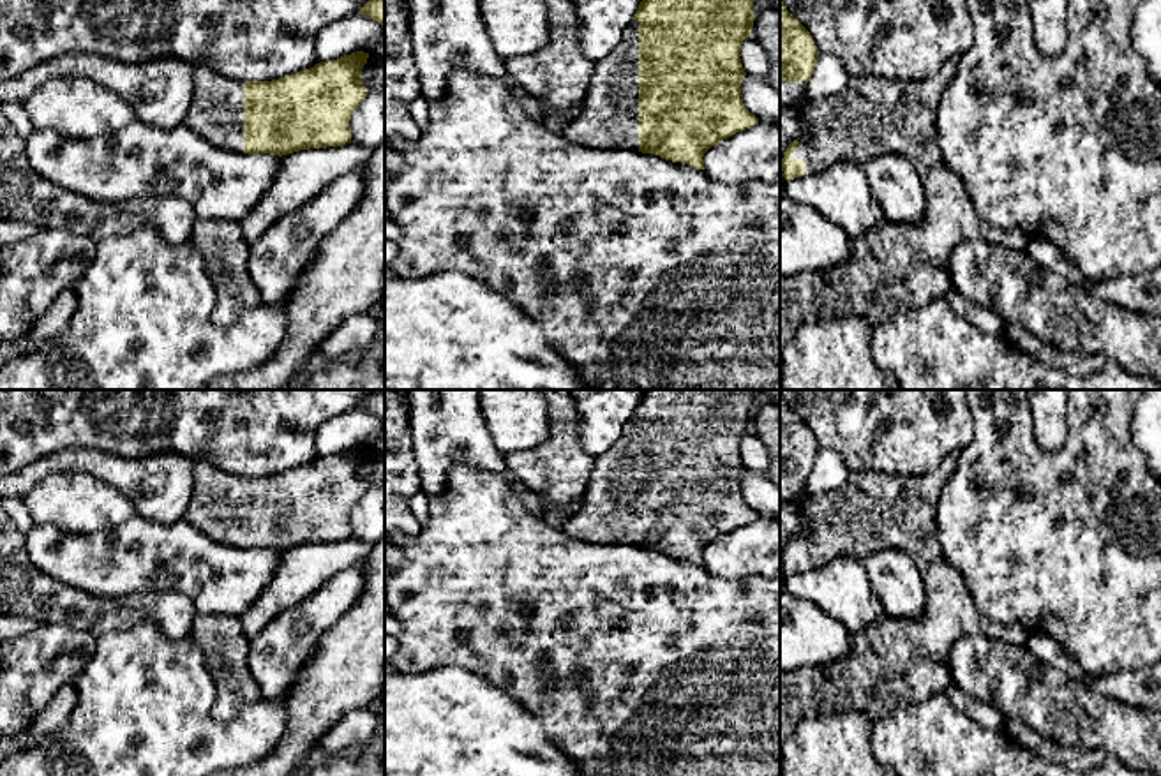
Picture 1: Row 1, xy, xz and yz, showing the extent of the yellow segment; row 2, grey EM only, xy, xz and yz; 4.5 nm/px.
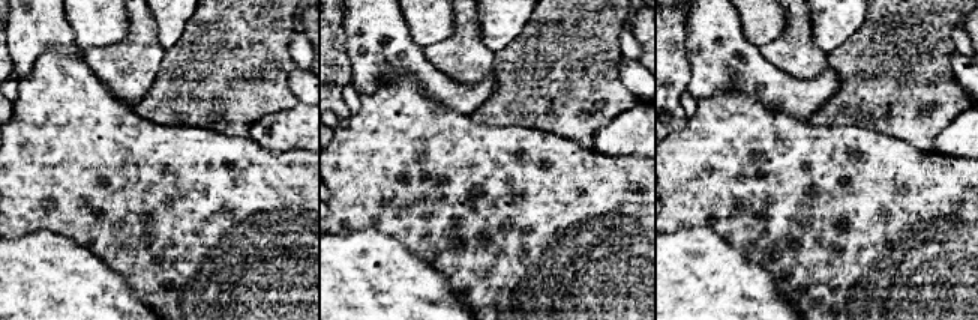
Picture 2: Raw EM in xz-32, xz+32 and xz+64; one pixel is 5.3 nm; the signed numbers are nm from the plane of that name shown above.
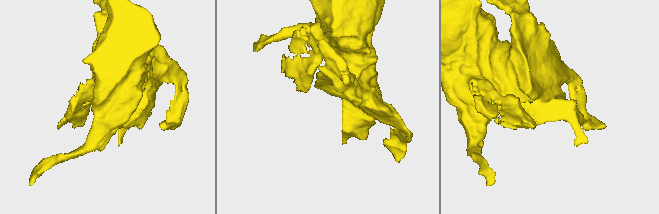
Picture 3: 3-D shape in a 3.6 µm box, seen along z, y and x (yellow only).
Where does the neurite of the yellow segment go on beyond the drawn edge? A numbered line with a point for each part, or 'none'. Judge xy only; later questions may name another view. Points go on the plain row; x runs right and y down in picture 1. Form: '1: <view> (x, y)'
1: xy (216, 508)

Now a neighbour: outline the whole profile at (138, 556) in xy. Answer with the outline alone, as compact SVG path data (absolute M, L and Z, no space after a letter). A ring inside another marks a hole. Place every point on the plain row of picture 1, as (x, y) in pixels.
M139 515L113 529L86 536L34 524L26 534L26 552L32 564L44 575L97 598L171 591L187 596L196 614L236 617L263 594L281 563L279 550L229 547L206 538L185 520L162 526Z

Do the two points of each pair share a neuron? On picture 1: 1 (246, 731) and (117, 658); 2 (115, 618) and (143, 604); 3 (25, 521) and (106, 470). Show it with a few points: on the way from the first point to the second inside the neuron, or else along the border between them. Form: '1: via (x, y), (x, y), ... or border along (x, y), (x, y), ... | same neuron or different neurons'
1: via (212, 734), (182, 732), (142, 692) | same neuron
2: via (122, 612), (136, 609) | same neuron
3: border along (18, 496), (22, 499) | different neurons

